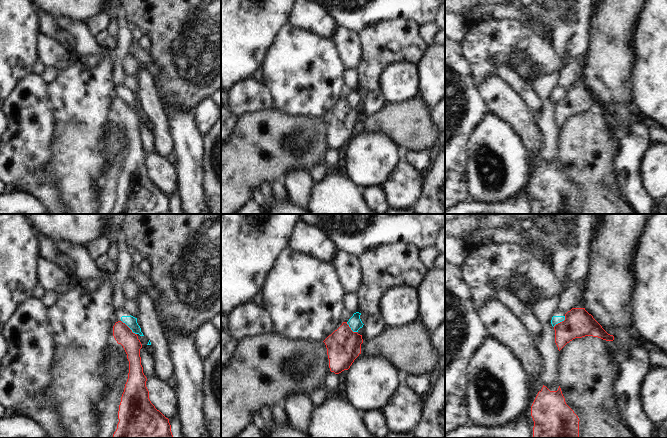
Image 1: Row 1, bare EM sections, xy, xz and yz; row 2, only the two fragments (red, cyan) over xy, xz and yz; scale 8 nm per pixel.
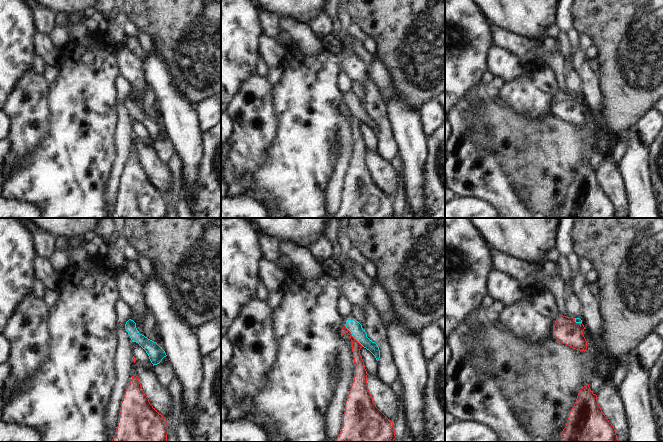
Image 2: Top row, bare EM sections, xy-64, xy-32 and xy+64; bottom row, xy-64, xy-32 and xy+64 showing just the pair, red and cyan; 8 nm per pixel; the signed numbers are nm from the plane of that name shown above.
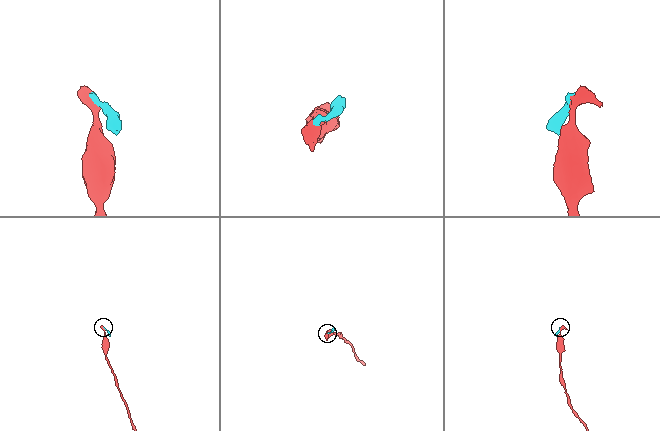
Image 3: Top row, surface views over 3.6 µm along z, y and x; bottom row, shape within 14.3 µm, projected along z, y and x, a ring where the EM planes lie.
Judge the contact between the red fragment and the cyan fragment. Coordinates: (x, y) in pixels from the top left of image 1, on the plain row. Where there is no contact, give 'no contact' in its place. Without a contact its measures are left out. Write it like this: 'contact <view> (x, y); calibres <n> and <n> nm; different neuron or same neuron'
contact xy (129, 104); calibres 150 and 90 nm; different neuron

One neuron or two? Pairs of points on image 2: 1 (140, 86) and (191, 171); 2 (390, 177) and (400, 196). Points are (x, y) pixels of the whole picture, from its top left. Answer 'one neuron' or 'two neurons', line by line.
1: two neurons
2: two neurons

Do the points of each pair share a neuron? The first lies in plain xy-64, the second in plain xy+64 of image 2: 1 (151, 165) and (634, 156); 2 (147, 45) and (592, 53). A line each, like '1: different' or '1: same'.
1: different
2: same

